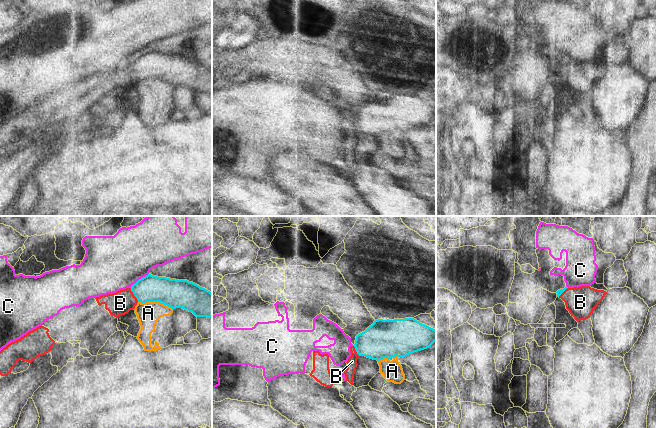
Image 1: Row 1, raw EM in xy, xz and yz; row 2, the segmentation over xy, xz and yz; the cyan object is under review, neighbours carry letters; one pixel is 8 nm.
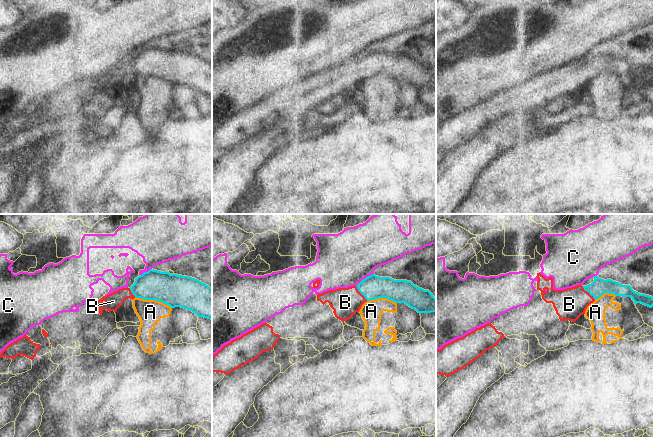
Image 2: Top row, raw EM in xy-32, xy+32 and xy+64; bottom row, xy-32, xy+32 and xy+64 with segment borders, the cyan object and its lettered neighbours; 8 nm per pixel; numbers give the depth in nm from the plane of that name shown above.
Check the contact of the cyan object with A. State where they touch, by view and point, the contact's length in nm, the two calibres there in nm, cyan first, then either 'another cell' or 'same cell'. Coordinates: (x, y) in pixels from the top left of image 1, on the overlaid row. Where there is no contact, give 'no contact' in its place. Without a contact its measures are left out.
meets cyan in xy at (155, 301); contact 280 nm long; 220 nm thick on the cyan side, 180 nm on the other; another cell

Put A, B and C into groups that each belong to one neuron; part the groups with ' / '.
A / B / C

